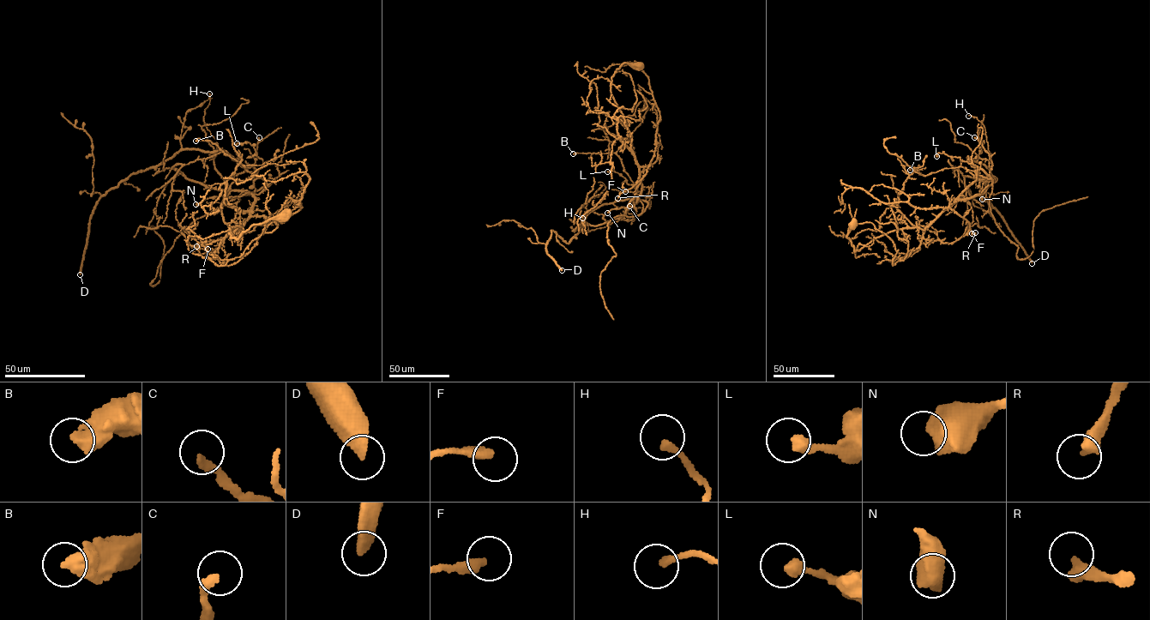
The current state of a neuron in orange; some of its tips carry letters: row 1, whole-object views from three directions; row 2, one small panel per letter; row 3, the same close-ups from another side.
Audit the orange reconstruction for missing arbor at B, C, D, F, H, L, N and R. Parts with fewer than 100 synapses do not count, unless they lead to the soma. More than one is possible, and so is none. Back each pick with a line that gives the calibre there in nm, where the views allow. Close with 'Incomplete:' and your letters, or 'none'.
D: 480 nm thick
R: 420 nm thick
Incomplete: D, R

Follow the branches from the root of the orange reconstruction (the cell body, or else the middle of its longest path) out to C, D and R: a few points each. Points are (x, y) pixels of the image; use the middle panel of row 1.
C: (639, 65), (623, 63), (611, 85), (630, 133), (641, 186), (623, 219), (636, 216), (629, 206)
D: (639, 65), (611, 90), (639, 168), (625, 213), (647, 205), (603, 203), (568, 243), (551, 231), (562, 270)
R: (639, 65), (623, 63), (611, 90), (635, 160), (650, 164), (617, 198)

